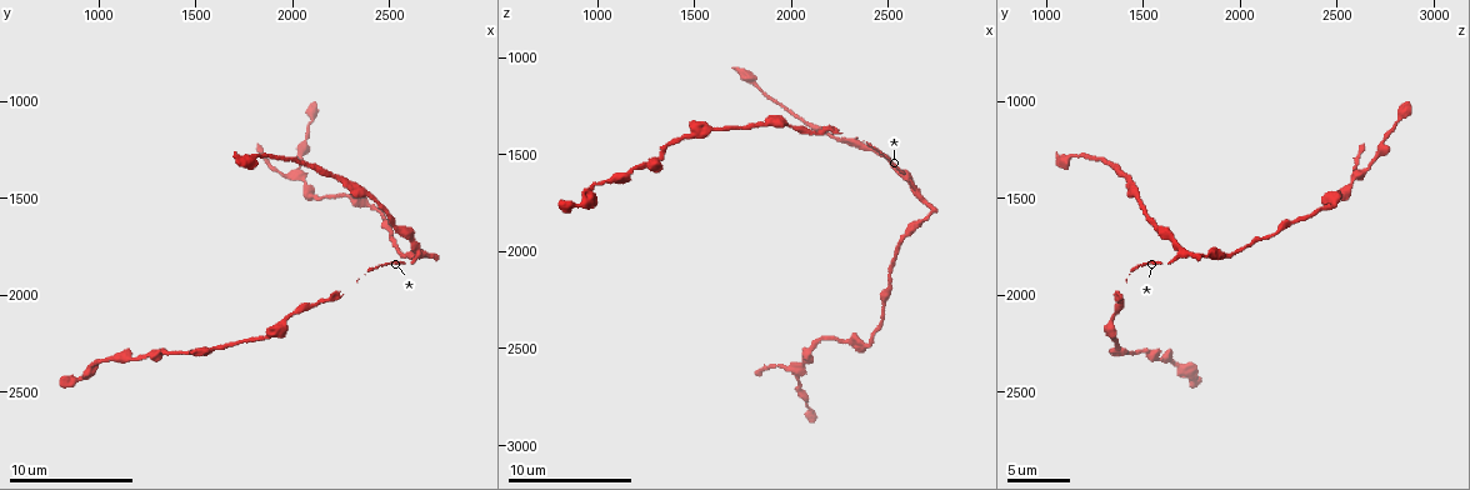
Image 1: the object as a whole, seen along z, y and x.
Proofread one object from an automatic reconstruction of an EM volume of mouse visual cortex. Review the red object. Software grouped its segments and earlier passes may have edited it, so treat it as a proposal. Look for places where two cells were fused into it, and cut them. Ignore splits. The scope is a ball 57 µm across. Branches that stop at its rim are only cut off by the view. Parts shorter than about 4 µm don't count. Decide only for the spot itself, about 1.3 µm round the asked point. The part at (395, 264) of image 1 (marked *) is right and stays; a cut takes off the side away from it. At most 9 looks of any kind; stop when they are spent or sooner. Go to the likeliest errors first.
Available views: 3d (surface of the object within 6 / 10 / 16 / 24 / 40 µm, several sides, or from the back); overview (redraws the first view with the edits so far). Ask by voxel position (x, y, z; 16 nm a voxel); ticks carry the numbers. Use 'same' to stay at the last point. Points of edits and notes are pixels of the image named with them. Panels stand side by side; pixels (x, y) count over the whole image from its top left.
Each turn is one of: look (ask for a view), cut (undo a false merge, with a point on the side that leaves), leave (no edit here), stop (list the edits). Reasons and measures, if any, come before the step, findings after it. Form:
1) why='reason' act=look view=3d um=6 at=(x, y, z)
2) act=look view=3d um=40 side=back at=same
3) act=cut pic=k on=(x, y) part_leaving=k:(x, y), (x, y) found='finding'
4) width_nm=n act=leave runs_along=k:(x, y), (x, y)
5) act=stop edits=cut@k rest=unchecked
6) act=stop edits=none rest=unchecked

why='sudden change in width' act=look view=3d um=16 at=(2120, 1490, 2460)

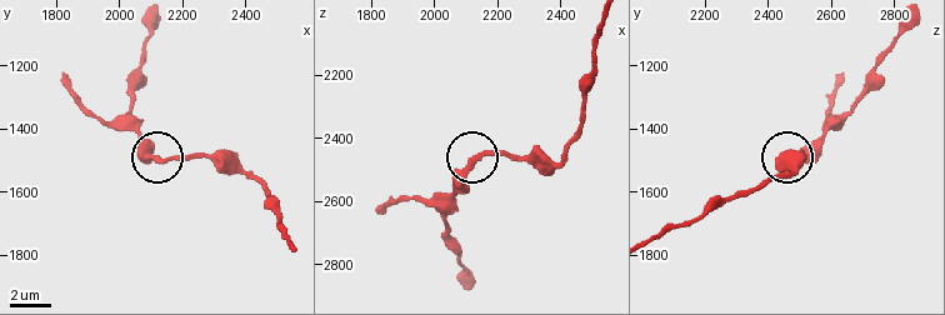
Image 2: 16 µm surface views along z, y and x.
why='zoom in' act=look view=3d um=6 at=(2130, 1500, 2470)

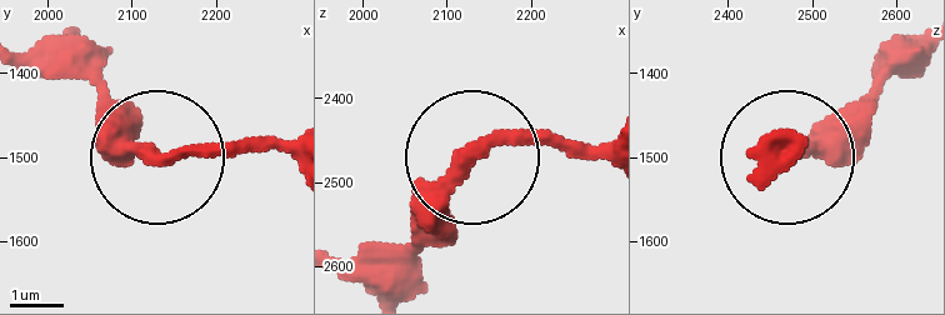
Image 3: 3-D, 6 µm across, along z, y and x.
act=leave runs_along=3:(605, 156), (484, 151), (380, 276) found='one cell here'

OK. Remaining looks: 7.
why='narrows sharply' act=look view=3d um=6 at=(2040, 1320, 2670)

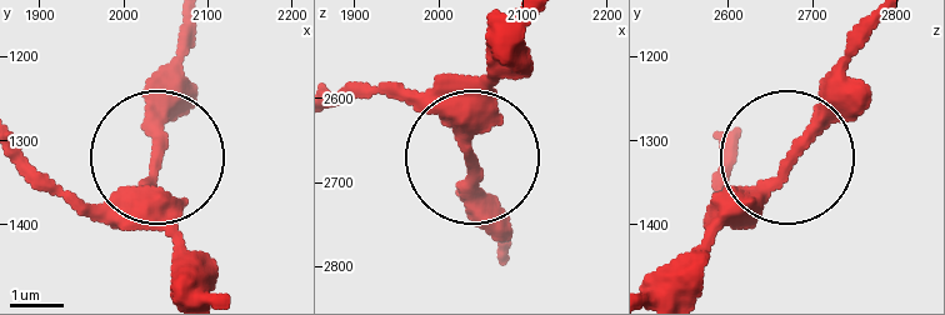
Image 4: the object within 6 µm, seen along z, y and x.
why='from behind' act=look view=3d um=6 side=back at=(2040, 1310, 2680)

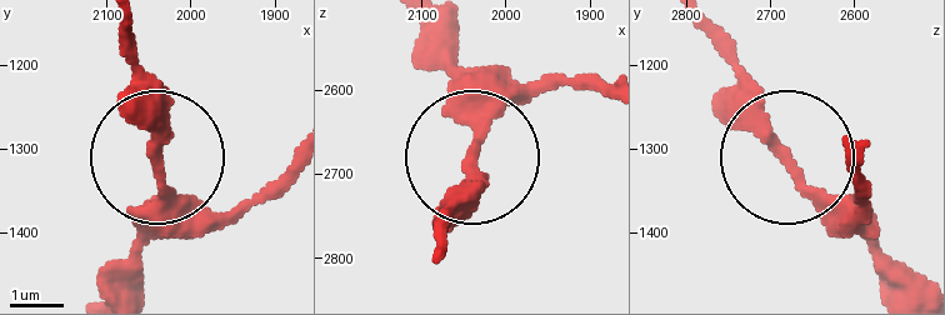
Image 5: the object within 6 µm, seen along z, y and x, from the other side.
width_nm=230 act=leave runs_along=5:(420, 24), (479, 145), (479, 181), (439, 249) found='all the same cell'

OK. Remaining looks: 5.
why='three arms meet' act=look view=3d um=6 at=(950, 2410, 1710)

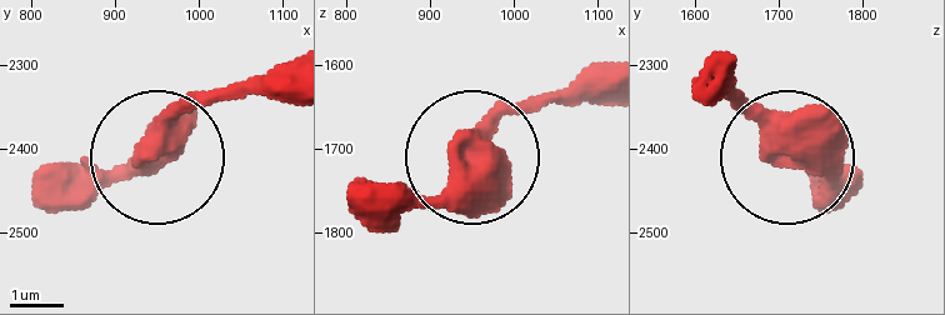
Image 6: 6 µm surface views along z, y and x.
act=look view=3d um=6 side=back at=(940, 2400, 1710)

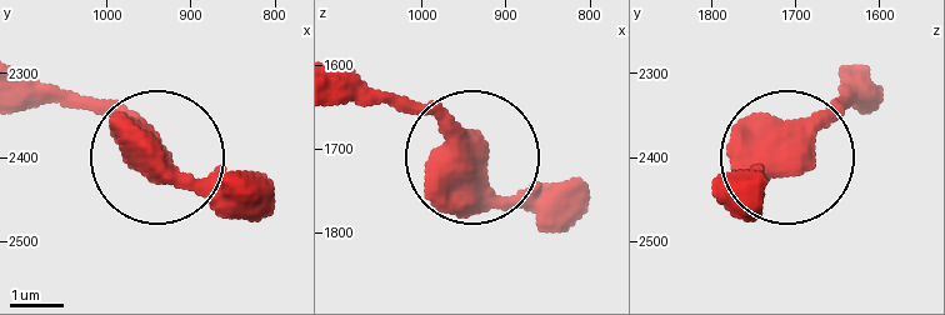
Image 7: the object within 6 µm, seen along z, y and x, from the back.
act=leave runs_along=7:(33, 90), (100, 108), (180, 179), (230, 193) found='all the same cell'

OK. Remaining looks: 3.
why='thick turns thin' act=look view=3d um=6 at=(2420, 1540, 2450)

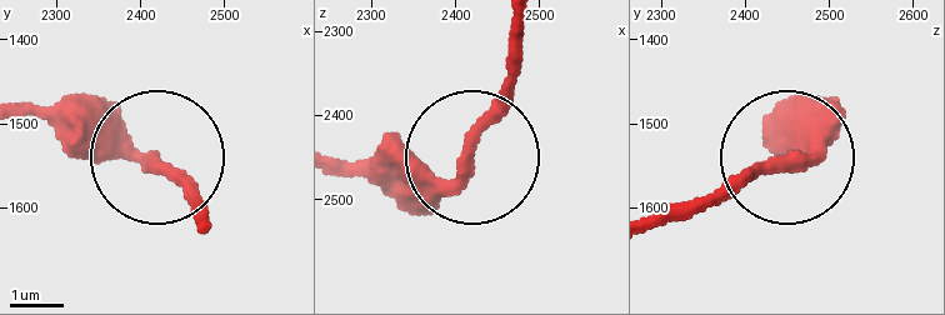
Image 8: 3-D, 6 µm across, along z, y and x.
why='other side' act=look view=3d um=6 side=back at=(2415, 1545, 2445)

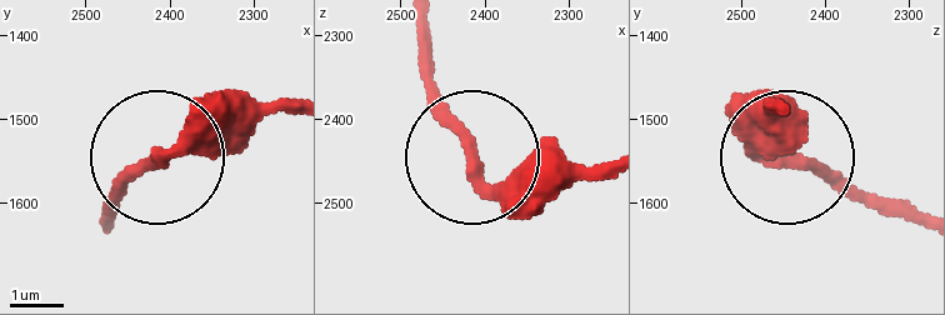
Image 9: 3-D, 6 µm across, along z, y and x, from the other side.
act=leave runs_along=9:(418, 20), (426, 74), (485, 168), (511, 181), (605, 181) found='continuous, no second cell'

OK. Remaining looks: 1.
act=stop edits=none rest=unchecked

